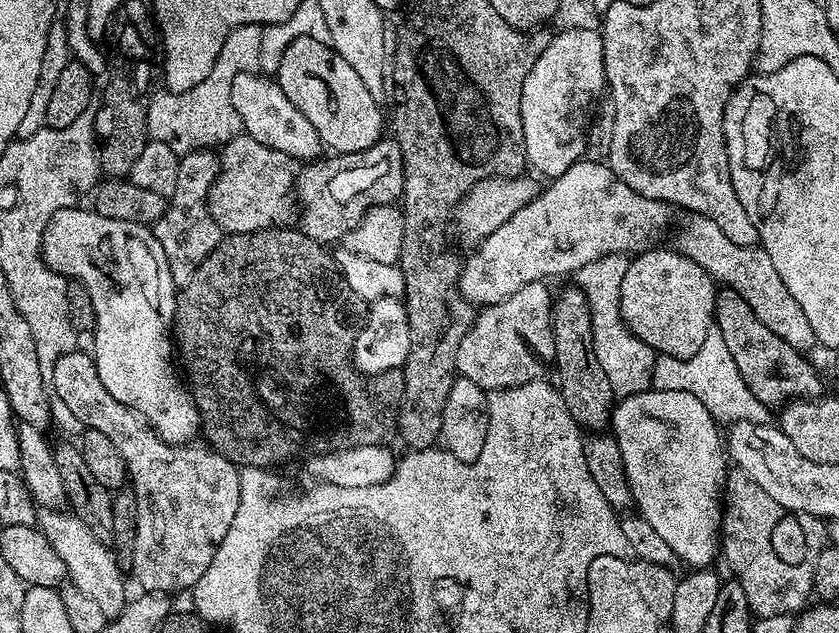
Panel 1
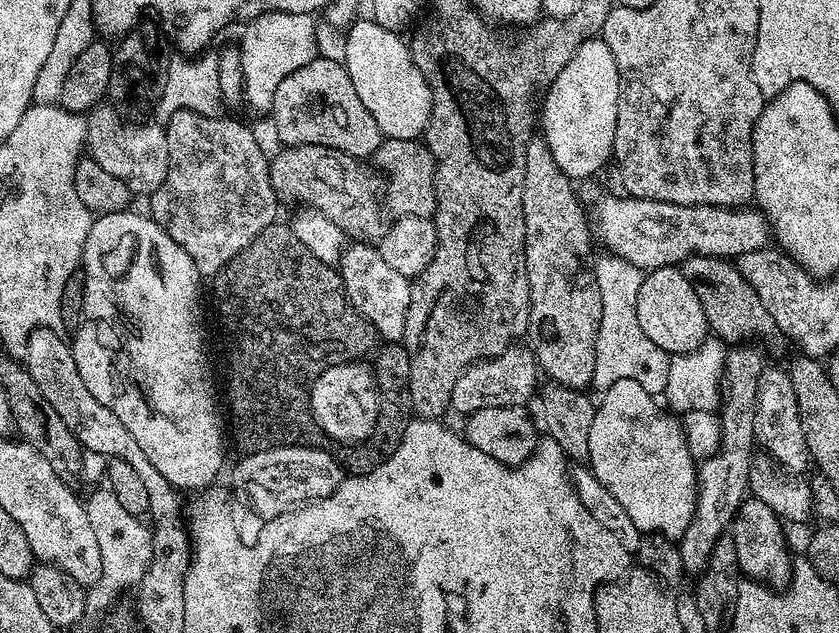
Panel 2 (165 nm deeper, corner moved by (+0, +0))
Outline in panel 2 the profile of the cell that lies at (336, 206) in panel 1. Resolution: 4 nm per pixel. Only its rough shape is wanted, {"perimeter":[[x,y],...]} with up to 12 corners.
{"perimeter":[[385,137],[373,165],[395,217],[436,213],[436,163],[423,141]]}

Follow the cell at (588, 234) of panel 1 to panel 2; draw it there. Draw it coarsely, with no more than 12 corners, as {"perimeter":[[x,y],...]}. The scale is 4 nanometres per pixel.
{"perimeter":[[601,198],[594,228],[641,270],[769,247],[755,207]]}

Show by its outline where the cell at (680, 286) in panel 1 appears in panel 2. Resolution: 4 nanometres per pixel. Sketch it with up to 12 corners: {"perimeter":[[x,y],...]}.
{"perimeter":[[676,266],[638,290],[638,323],[669,354],[710,336],[702,302]]}

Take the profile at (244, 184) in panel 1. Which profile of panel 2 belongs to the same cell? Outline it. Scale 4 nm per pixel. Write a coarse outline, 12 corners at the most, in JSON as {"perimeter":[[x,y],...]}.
{"perimeter":[[330,146],[271,157],[277,197],[381,240],[386,180]]}

